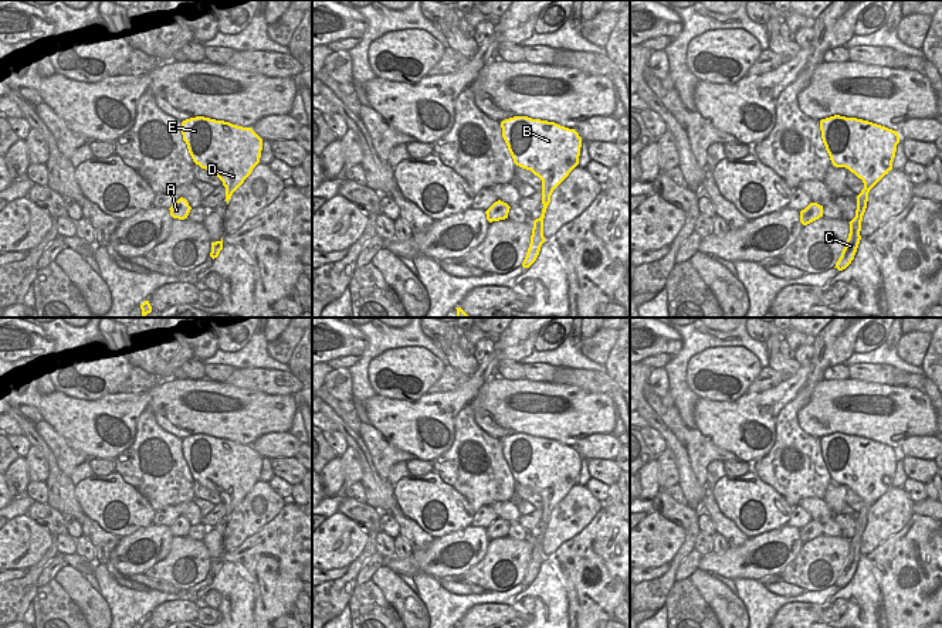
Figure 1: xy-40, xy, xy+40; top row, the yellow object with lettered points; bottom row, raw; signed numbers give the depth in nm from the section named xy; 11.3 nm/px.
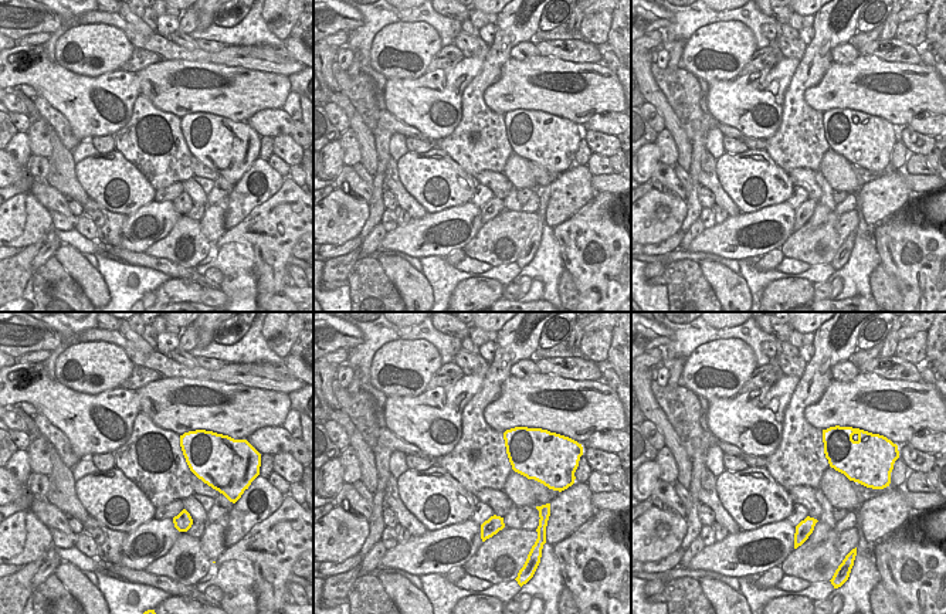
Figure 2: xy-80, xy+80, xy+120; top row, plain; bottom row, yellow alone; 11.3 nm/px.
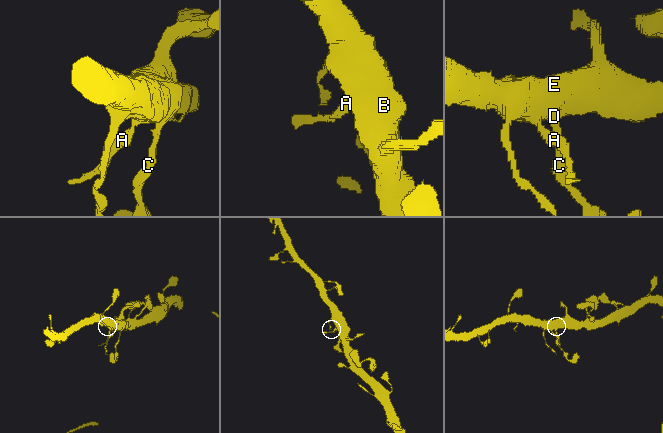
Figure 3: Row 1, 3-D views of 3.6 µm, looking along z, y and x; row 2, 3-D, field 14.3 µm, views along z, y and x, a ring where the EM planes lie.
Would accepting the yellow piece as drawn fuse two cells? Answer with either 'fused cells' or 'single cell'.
single cell

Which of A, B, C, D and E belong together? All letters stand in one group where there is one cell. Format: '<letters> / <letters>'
A B C D E

